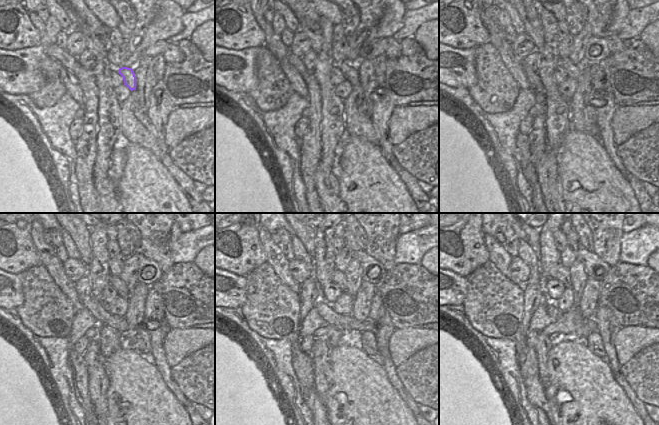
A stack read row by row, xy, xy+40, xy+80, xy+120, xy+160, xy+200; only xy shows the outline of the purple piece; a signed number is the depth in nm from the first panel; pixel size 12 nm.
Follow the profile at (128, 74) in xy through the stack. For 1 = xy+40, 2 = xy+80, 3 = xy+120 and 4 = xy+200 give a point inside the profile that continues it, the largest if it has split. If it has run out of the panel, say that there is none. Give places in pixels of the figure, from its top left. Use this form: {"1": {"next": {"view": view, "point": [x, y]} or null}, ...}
{"1": {"next": {"view": "xy+40", "point": [350, 72]}}, "2": {"next": {"view": "xy+80", "point": [573, 71]}}, "3": {"next": {"view": "xy+120", "point": [115, 281]}}, "4": {"next": {"view": "xy+200", "point": [560, 272]}}}

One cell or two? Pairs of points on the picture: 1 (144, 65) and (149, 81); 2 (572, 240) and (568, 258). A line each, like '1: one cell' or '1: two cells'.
1: one cell
2: one cell

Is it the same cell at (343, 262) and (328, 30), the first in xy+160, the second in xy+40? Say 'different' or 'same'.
different

